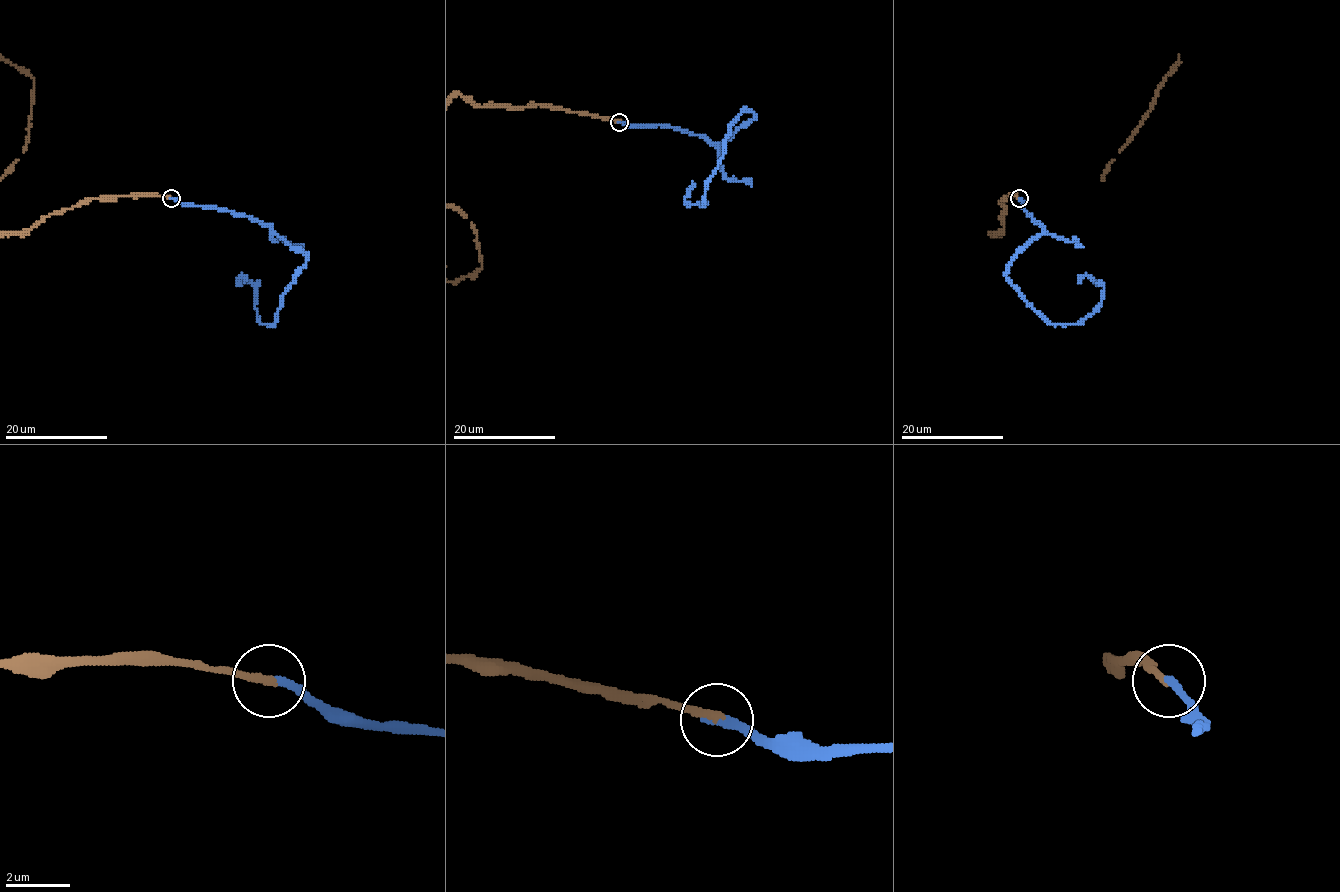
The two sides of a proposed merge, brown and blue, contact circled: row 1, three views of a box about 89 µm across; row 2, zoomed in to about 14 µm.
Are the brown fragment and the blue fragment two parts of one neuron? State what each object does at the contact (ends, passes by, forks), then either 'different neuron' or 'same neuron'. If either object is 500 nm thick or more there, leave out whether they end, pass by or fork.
brown ends | blue ends | same neuron

